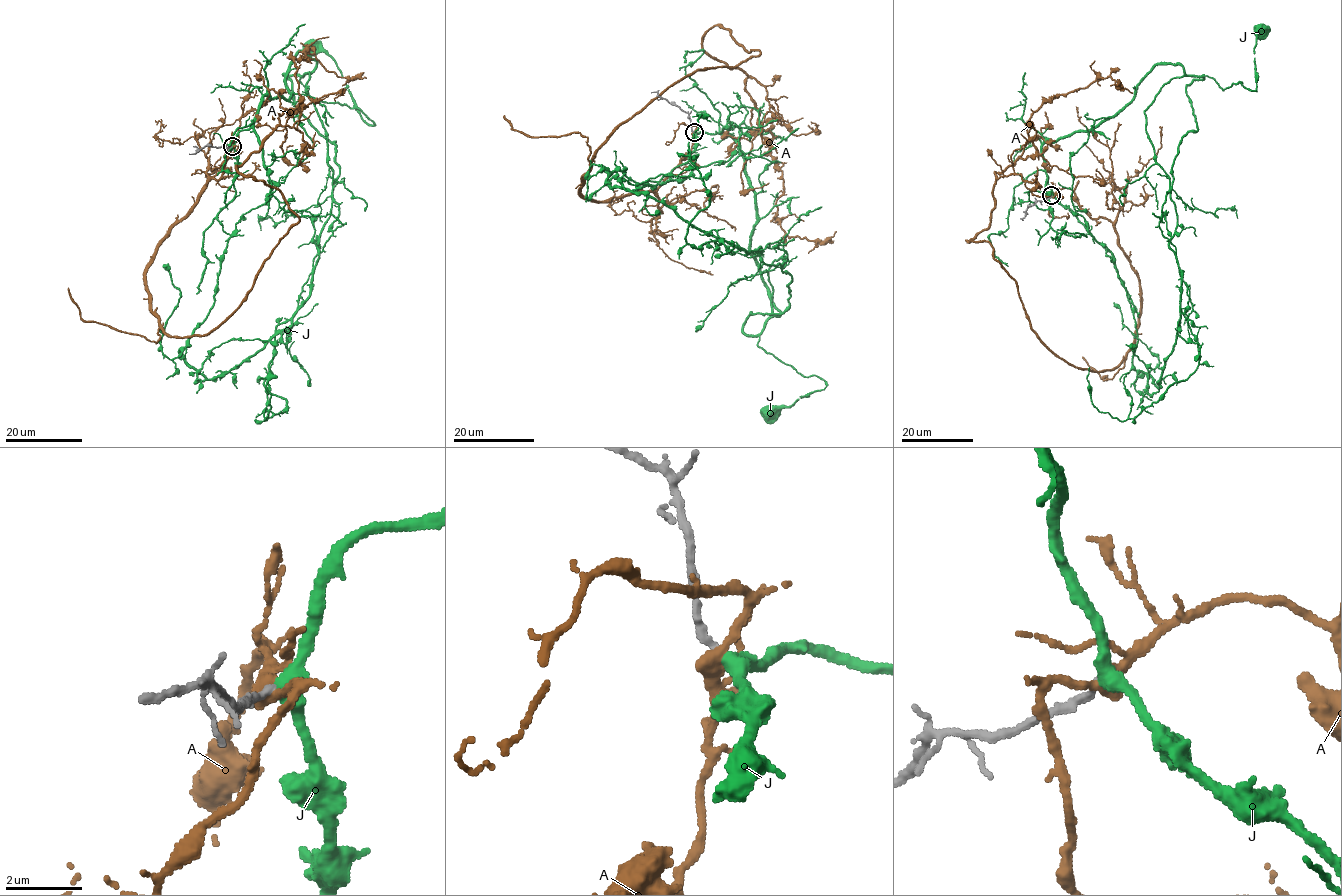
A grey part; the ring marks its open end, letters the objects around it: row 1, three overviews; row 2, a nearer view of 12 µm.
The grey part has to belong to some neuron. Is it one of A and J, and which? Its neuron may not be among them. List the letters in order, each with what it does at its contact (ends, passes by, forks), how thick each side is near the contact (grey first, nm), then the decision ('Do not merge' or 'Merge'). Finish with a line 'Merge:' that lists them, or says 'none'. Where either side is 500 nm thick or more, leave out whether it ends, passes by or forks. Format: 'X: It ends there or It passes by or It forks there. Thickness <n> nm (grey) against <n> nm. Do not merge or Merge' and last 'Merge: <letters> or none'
A: It passes by. Thickness 200 nm (grey) against 400 nm. Do not merge
J: It passes by. Thickness 200 nm (grey) against 400 nm. Merge
Merge: J

